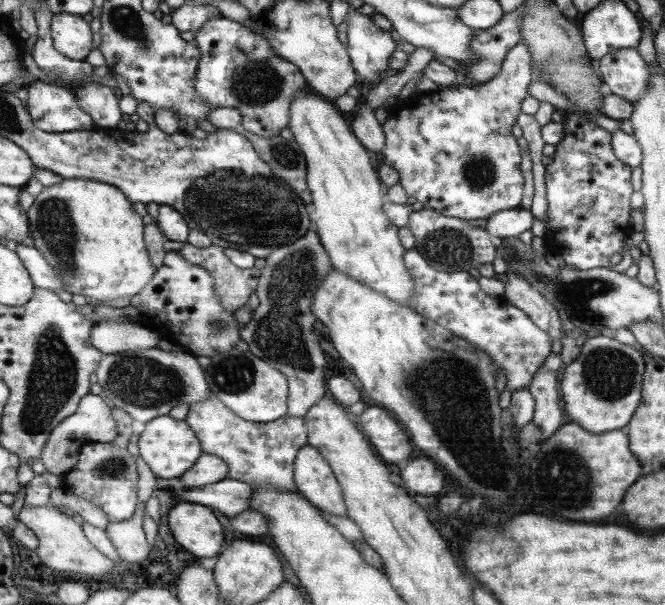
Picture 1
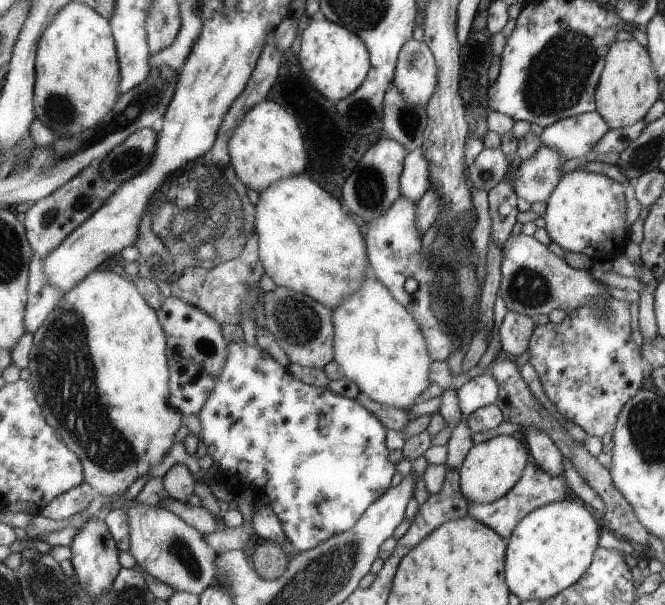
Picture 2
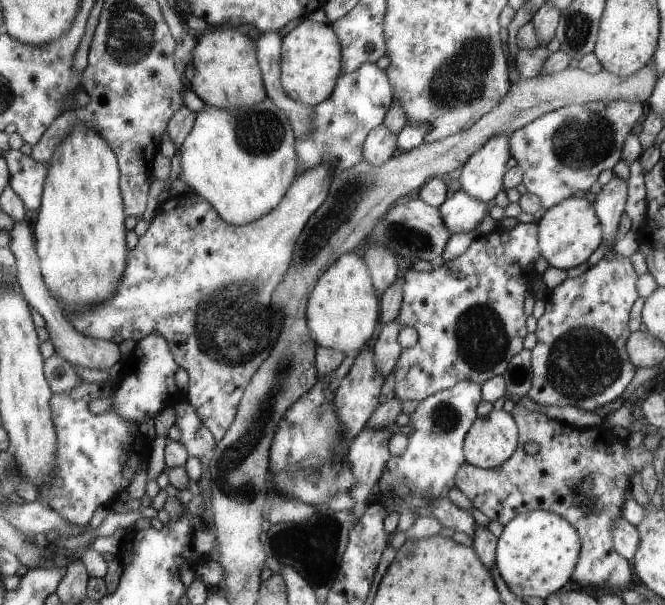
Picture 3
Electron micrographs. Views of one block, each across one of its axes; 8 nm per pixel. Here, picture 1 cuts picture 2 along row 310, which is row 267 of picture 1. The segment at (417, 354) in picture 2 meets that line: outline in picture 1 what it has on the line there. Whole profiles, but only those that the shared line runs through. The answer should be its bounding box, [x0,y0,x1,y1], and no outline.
[287,90,414,305]

